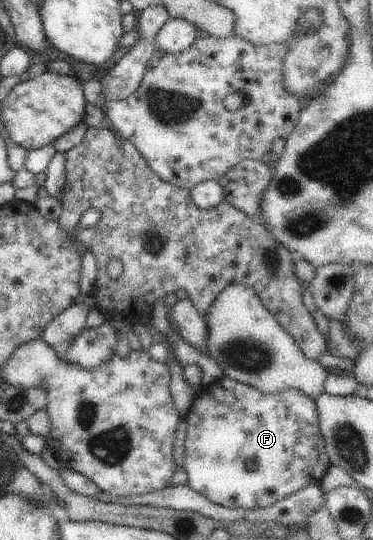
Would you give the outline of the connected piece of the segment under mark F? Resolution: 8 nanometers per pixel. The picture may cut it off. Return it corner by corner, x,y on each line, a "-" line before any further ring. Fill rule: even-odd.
223,377
215,380
209,385
202,387
199,395
193,400
192,406
185,417
187,422
186,438
184,442
184,470
187,472
187,485
204,495
209,501
227,507
227,509
267,509
274,506
282,499
288,498
291,494
297,493
309,484
319,484
323,475
329,469
330,457
326,452
326,441
321,435
318,415
316,412
315,400
301,393
297,388
283,390
278,394
266,394
247,384
239,383
234,379

